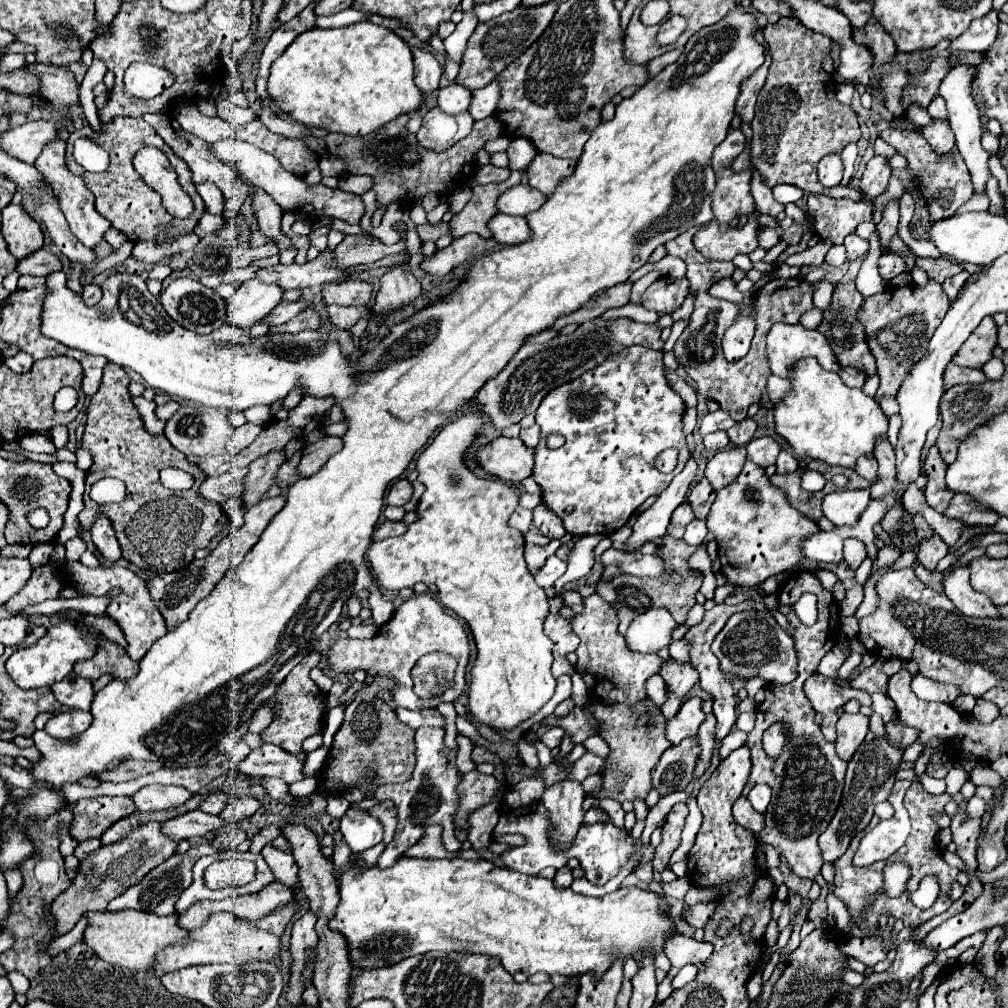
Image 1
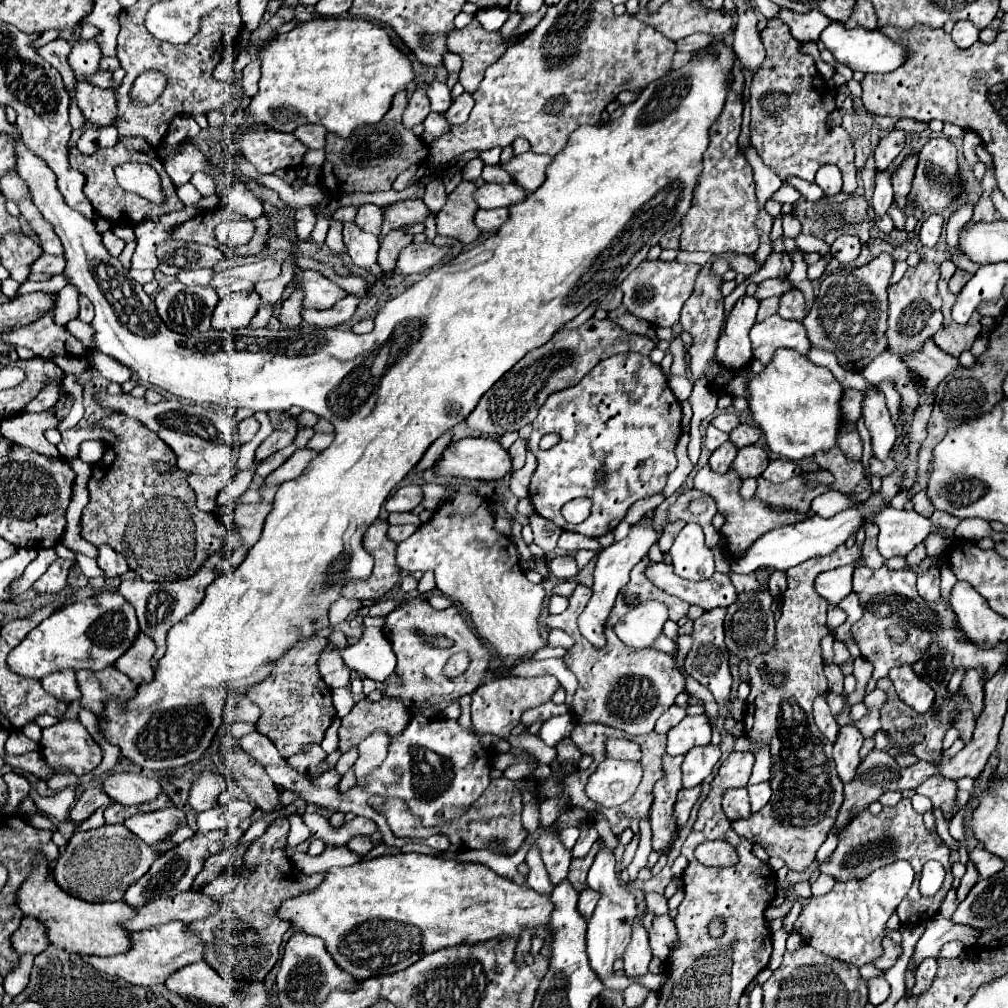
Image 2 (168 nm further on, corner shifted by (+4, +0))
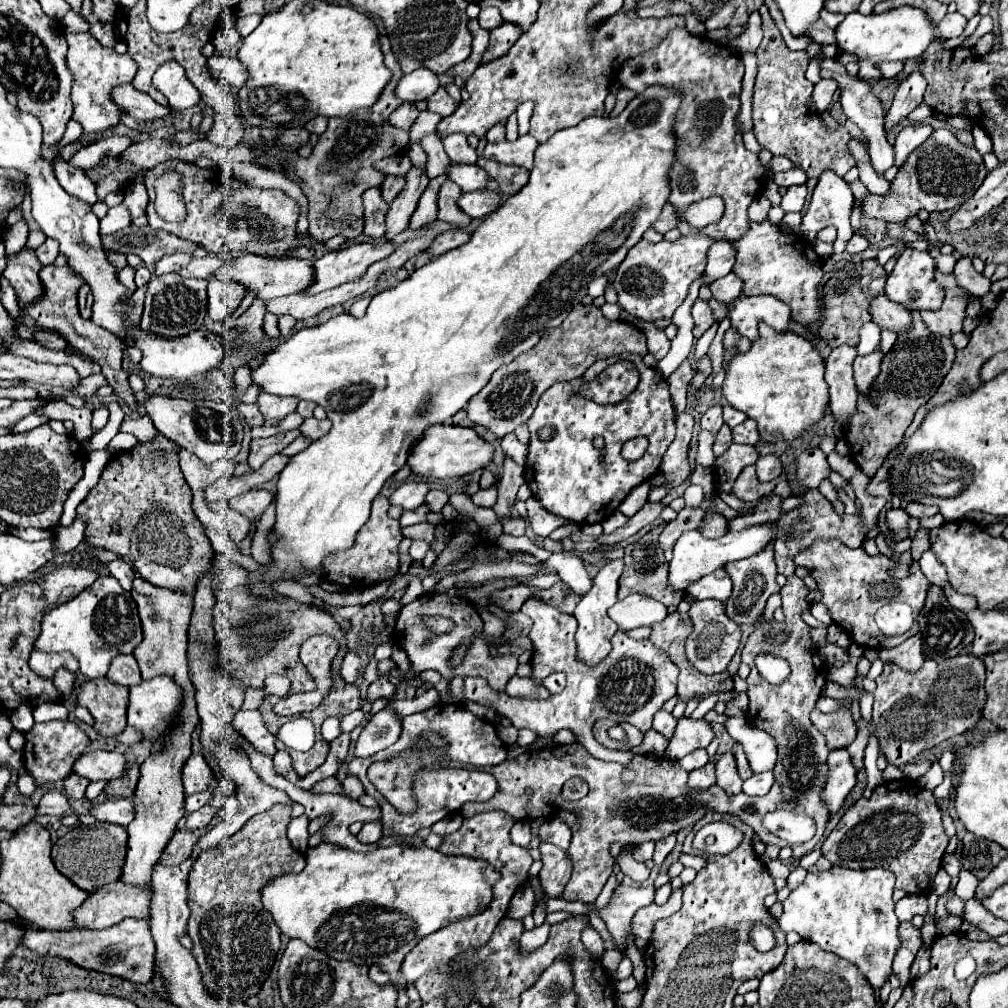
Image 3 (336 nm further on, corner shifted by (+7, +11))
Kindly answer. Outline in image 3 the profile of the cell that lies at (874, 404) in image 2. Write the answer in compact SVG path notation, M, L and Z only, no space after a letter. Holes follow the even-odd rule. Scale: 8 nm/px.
M874 350L868 356L856 356L856 360L854 360L854 380L856 380L858 392L862 396L870 396L872 386L876 382L876 376L880 374L880 362L882 362L880 350Z

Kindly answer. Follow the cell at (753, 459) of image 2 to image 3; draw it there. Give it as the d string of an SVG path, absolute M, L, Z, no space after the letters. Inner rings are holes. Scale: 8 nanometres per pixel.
M732 444L722 456L716 458L716 476L718 476L718 488L726 494L732 494L732 484L742 472L744 466L756 464L758 450L750 444Z

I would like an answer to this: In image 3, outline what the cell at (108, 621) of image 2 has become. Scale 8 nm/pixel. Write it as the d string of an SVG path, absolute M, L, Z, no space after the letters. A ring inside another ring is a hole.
M98 576L98 580L76 598L44 614L34 648L42 652L70 652L80 662L80 670L86 678L102 678L116 654L130 654L140 642L142 626L130 592L124 592L114 576Z

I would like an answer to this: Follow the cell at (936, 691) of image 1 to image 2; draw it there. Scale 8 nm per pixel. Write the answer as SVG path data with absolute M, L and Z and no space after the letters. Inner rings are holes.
M969 669L965 675L965 683L961 685L961 691L967 691L967 697L971 699L971 709L975 711L975 715L983 713L983 697L985 697L983 681L985 681L983 669Z

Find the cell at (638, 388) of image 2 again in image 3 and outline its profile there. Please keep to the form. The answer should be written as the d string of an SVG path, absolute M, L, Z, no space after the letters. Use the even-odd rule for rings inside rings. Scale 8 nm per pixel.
M624 352L624 360L636 364L640 372L638 388L618 404L596 404L580 394L580 388L586 382L592 382L606 366L618 362L622 356L610 356L608 360L598 360L584 372L580 380L558 382L550 386L542 396L540 402L530 416L528 430L530 430L530 444L528 444L528 462L526 462L526 484L532 490L532 496L554 516L568 520L574 524L596 524L606 520L610 514L616 512L620 502L628 496L632 488L650 480L658 470L660 462L666 454L666 448L674 440L676 430L676 410L672 406L672 396L668 392L668 384L662 374L642 362L640 356ZM544 426L552 426L554 434L550 440L542 440L538 430ZM596 436L604 438L604 450L596 450L592 440ZM638 436L646 436L650 446L646 454L636 460L628 462L622 458L620 448L628 440Z

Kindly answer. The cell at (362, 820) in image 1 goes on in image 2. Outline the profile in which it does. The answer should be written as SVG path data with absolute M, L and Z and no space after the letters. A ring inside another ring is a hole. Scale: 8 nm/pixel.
M353 837L353 839L347 843L347 847L349 847L351 851L359 853L359 855L365 855L365 853L369 853L369 851L373 849L373 843L371 843L371 839L367 839L367 837Z

